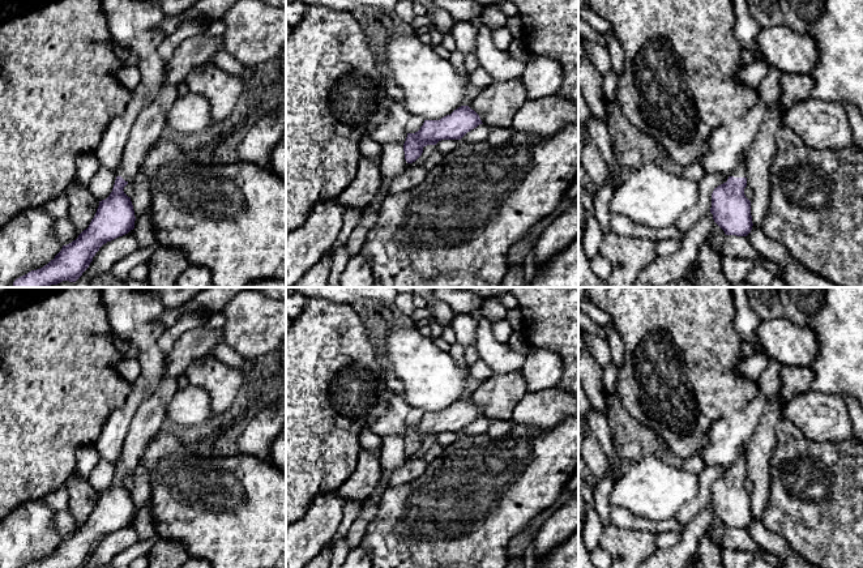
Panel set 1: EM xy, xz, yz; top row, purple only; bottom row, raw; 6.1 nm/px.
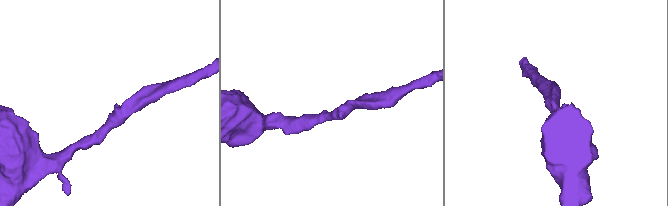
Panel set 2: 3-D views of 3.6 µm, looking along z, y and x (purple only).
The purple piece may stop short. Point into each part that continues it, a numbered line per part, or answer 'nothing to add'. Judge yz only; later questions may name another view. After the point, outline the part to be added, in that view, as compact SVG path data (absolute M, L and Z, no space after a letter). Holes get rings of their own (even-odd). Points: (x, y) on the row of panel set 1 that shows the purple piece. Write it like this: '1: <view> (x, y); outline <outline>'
1: yz (740, 171); outline M744 157L742 159L742 162L739 163L739 166L732 171L732 174L730 176L734 176L734 178L745 178L747 176L745 159L747 159L747 157Z

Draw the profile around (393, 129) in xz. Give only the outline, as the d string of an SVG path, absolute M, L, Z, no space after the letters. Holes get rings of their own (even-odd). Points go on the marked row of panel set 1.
M400 103L390 106L386 119L371 134L371 138L379 144L398 142L405 144L407 132L406 124L411 114Z

